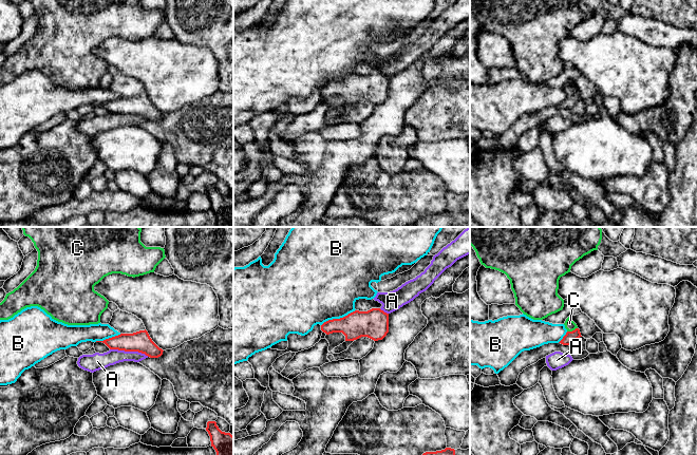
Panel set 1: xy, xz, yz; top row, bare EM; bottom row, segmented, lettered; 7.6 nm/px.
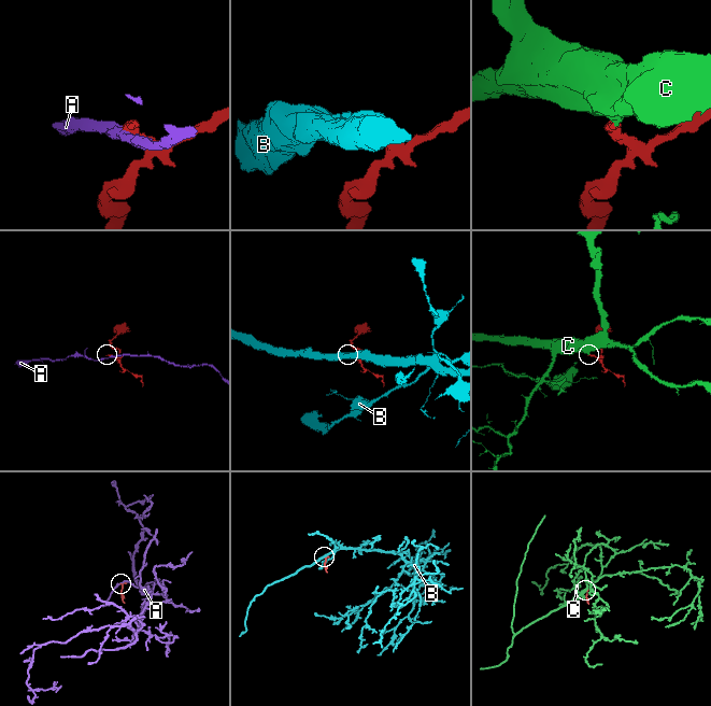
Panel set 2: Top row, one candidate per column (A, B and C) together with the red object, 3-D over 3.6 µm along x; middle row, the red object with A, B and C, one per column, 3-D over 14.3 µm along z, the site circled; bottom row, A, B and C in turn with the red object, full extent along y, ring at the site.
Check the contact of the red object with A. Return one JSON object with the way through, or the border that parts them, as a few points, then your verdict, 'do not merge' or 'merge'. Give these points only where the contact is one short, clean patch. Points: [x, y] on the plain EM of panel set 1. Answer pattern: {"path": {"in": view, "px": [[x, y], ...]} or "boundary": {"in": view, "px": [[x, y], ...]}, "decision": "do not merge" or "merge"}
{"boundary": {"in": "xy", "px": [[110, 112], [140, 115], [148, 119]]}, "decision": "do not merge"}

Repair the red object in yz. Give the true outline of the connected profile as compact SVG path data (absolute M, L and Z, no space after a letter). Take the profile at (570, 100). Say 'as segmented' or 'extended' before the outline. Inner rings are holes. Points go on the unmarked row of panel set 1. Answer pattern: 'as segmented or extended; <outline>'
extended; M570 80L566 82L564 89L567 93L567 96L559 107L570 110L577 102L579 102L582 99L577 88L571 83Z

